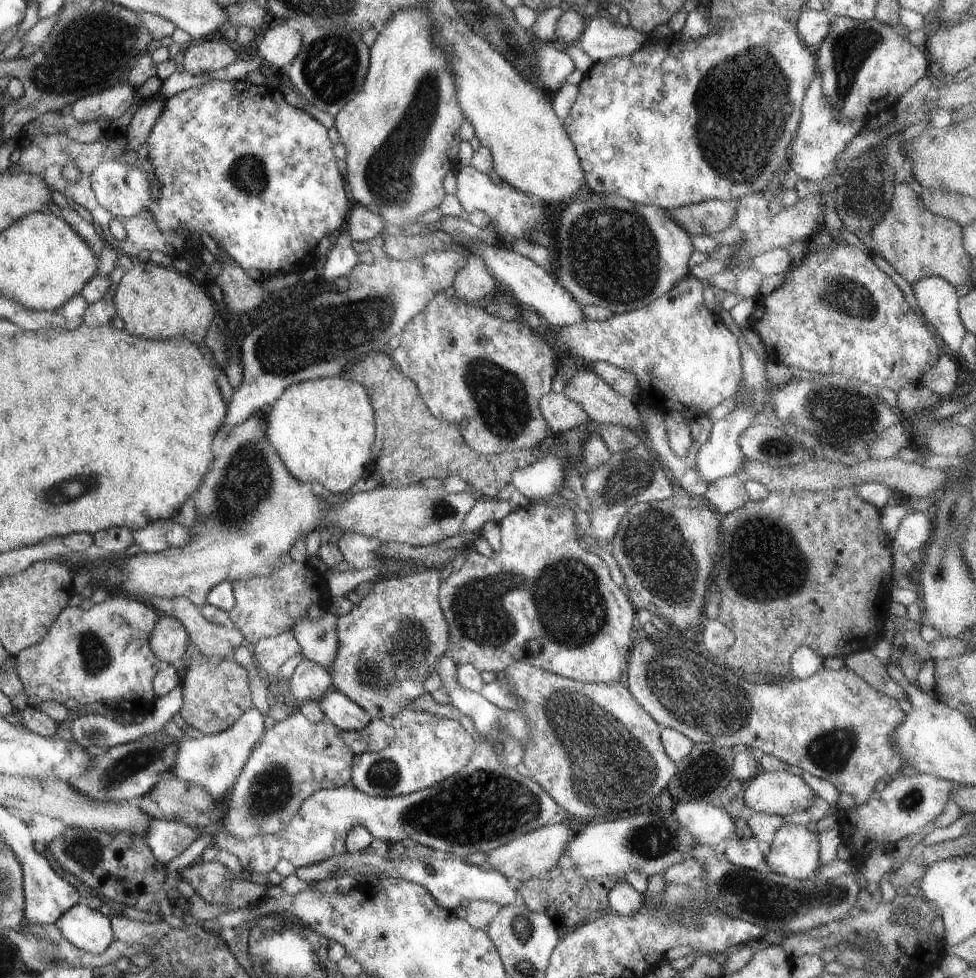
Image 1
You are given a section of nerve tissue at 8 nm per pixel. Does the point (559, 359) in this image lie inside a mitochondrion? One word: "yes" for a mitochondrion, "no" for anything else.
no

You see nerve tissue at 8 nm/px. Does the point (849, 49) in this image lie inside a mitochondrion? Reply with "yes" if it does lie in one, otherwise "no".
yes

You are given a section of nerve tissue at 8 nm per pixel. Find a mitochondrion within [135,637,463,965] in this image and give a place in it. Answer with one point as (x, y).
(272, 791)

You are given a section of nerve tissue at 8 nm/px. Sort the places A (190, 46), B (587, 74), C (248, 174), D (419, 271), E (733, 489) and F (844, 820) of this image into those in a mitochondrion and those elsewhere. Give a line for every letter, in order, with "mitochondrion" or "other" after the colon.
A: other
B: other
C: mitochondrion
D: mitochondrion
E: other
F: other

